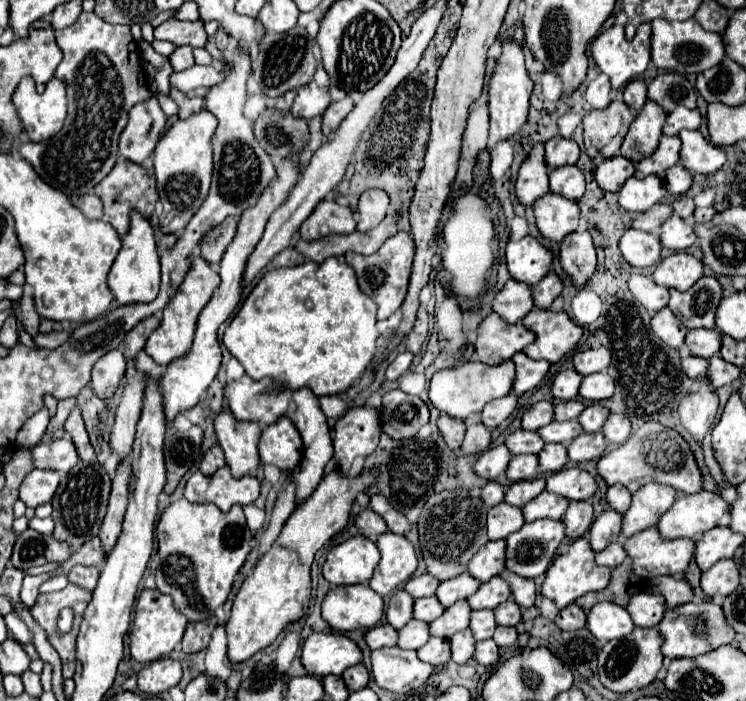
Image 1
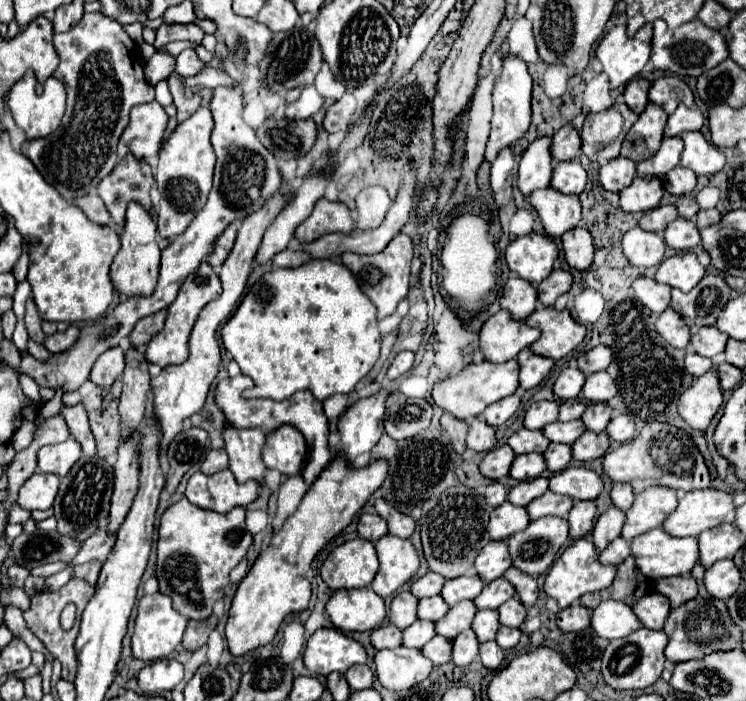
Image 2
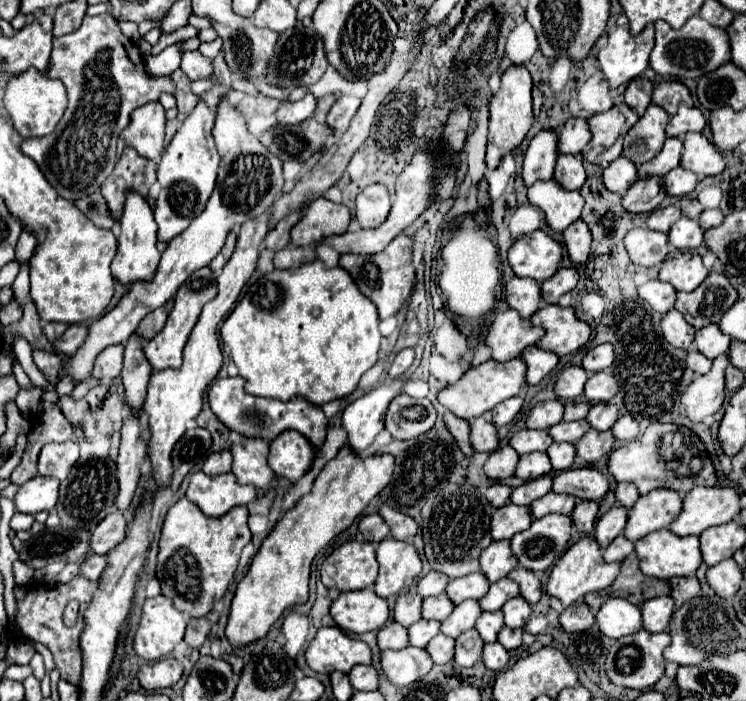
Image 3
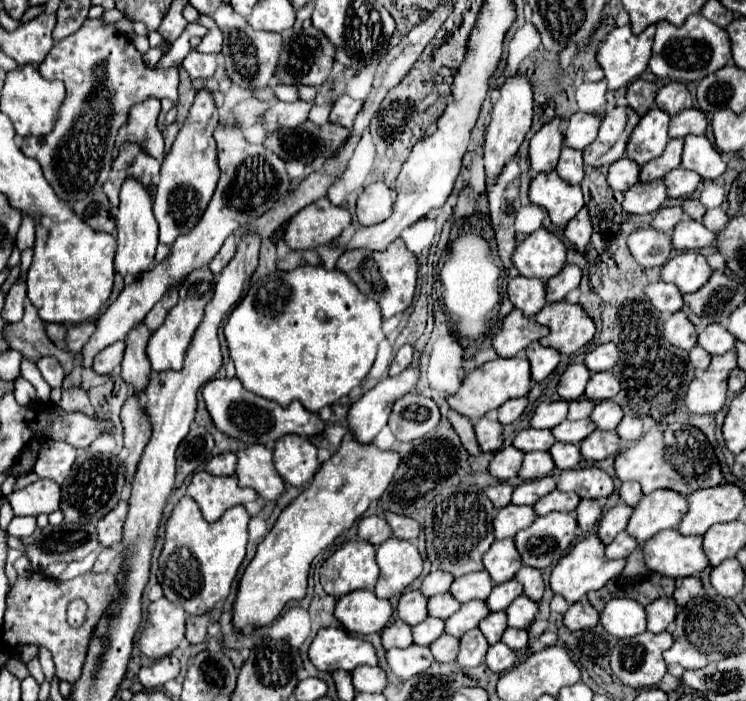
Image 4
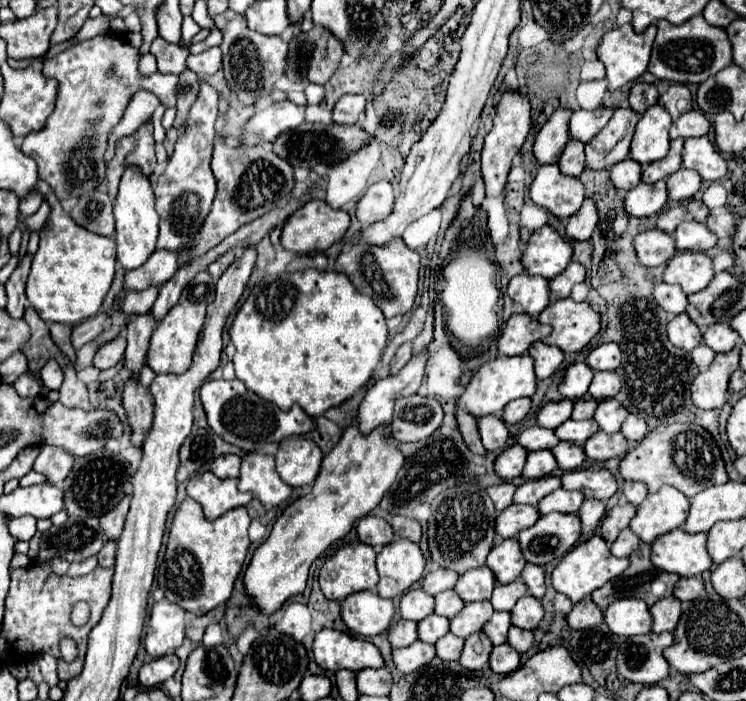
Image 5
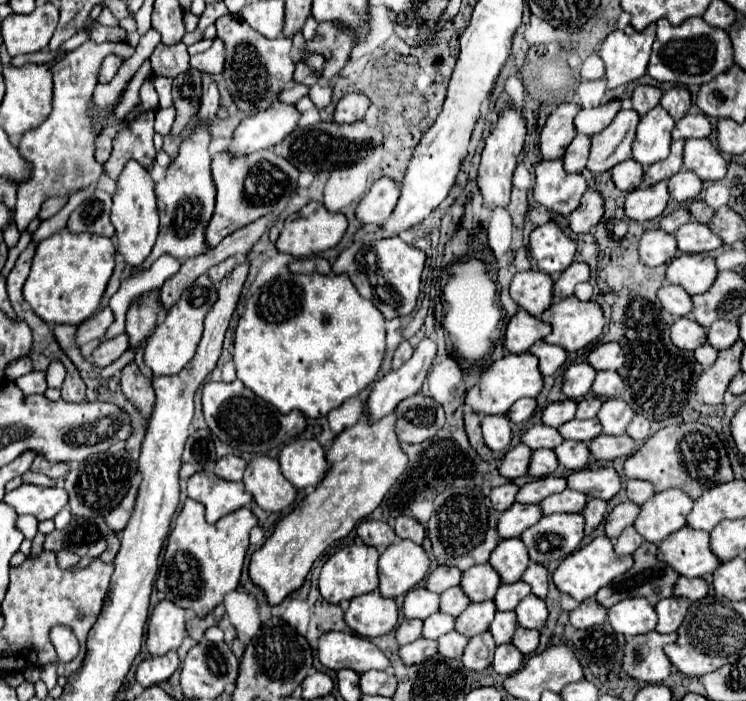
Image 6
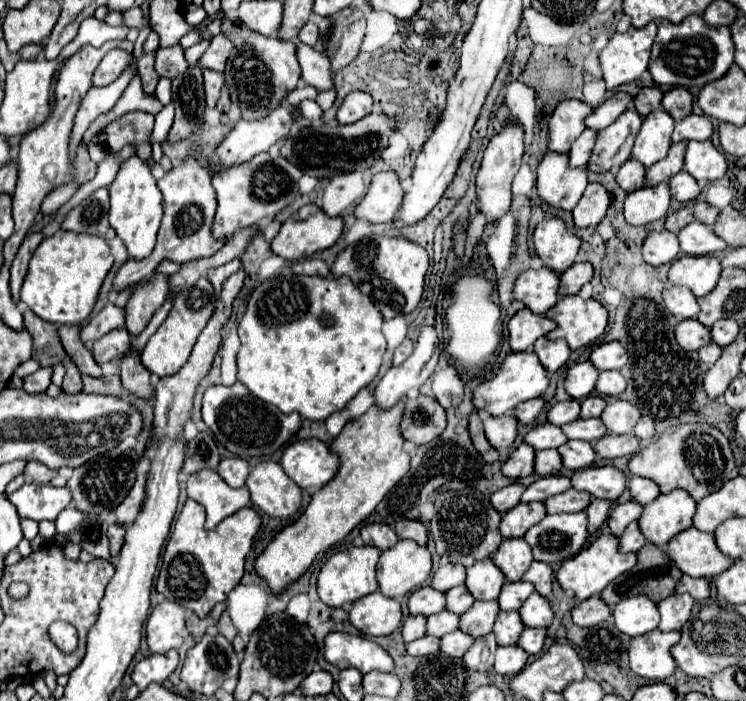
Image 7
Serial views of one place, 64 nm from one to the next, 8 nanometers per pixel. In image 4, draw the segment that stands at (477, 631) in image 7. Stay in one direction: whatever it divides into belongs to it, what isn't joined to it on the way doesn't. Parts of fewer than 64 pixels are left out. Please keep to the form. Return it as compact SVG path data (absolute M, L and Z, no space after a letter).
M480 600L464 602L464 604L460 606L460 610L446 620L444 632L450 634L450 636L460 638L460 636L464 636L464 632L476 628L478 622L480 622L484 616L488 616L488 606L486 606L484 602L480 602Z

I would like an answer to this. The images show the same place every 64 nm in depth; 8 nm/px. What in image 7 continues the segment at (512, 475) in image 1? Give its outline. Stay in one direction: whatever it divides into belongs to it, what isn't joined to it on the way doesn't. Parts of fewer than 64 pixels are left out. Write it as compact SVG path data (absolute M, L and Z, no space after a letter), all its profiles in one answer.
M540 450L536 452L536 464L534 464L534 474L538 476L548 476L560 472L562 462L560 454L556 450Z

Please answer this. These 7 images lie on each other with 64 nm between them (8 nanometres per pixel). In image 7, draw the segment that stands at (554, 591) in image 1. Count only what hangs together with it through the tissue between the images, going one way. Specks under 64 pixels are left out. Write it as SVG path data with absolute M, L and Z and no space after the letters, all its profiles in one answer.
M602 534L590 546L582 548L582 552L564 560L560 570L556 572L556 580L562 586L562 590L572 592L582 602L588 600L590 596L598 596L616 576L632 570L634 564L636 564L636 554L620 554L618 538L612 534Z

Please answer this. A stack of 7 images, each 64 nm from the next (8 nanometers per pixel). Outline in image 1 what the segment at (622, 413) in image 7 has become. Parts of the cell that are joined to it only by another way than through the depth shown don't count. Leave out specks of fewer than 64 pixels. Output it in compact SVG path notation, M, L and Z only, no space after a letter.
M590 404L590 406L586 406L586 408L582 410L582 414L578 416L578 422L582 424L584 432L592 434L592 432L602 430L604 420L608 418L608 414L610 414L608 408L604 408L602 404Z

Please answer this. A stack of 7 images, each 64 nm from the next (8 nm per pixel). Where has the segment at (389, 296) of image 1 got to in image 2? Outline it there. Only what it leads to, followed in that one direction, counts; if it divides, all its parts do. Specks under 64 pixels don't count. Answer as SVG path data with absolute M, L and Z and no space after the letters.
M404 232L396 234L388 246L372 256L356 256L352 252L346 252L342 256L342 262L352 270L352 274L356 276L360 290L364 290L364 294L376 304L378 308L378 320L382 320L384 316L390 316L398 302L406 298L408 290L410 290L410 264L414 258L414 244L412 238L406 236Z

